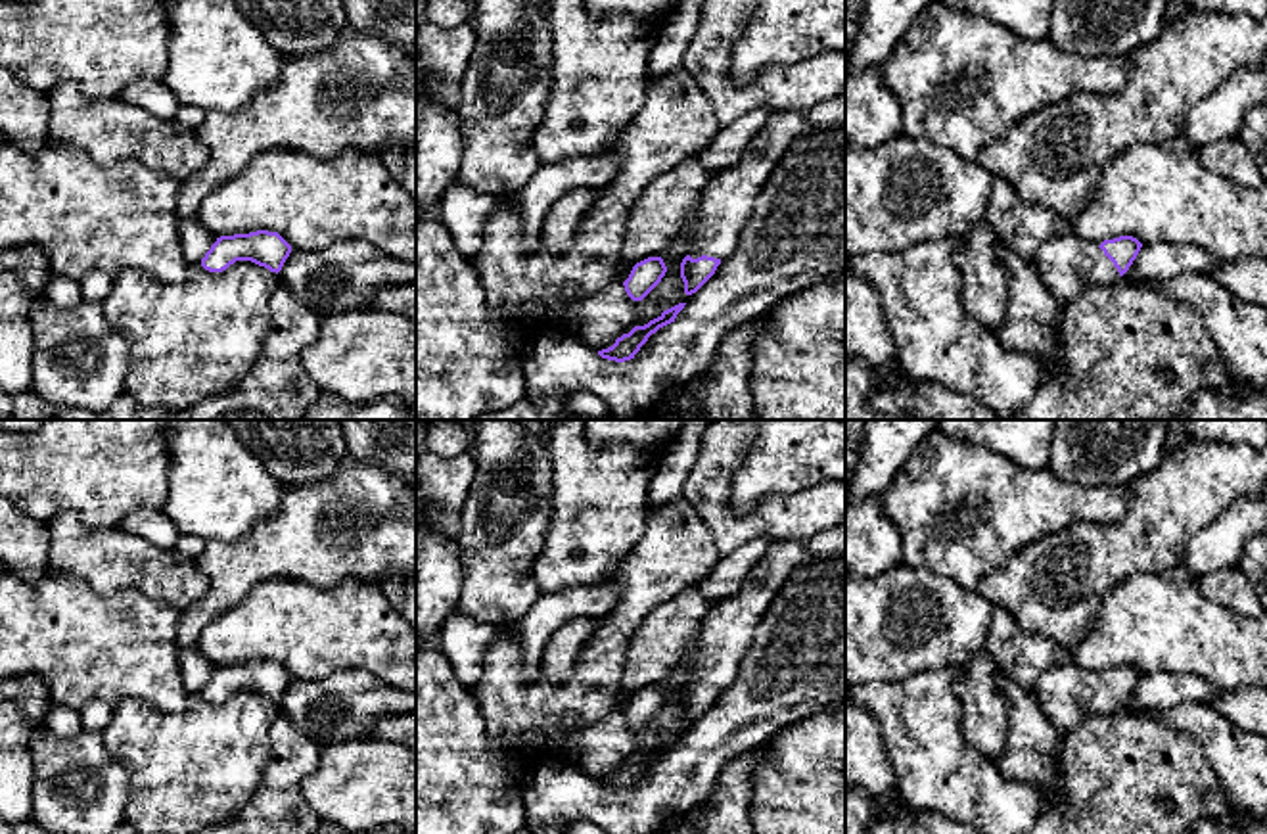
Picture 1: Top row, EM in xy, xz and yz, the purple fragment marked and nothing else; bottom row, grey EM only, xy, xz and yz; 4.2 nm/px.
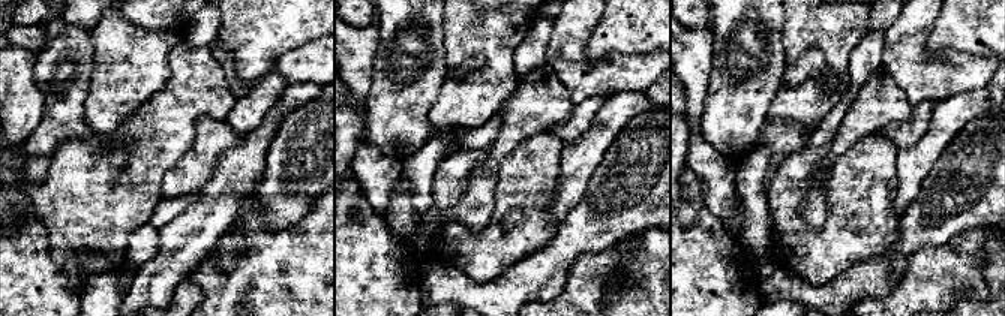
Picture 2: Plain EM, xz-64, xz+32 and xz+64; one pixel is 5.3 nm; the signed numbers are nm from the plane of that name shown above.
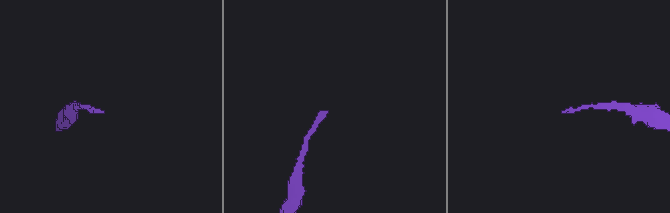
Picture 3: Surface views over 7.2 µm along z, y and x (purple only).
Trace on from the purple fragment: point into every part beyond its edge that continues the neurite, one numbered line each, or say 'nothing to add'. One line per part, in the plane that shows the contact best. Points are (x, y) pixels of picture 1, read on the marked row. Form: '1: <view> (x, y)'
1: xz (725, 204)

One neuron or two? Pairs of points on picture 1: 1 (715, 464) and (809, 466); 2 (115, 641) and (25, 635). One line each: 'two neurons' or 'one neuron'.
1: two neurons
2: one neuron

